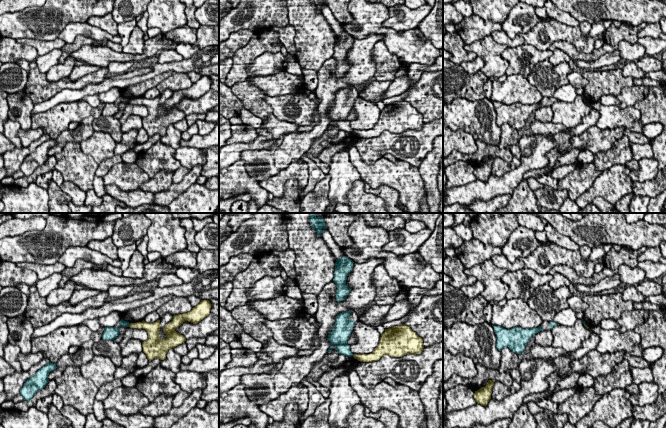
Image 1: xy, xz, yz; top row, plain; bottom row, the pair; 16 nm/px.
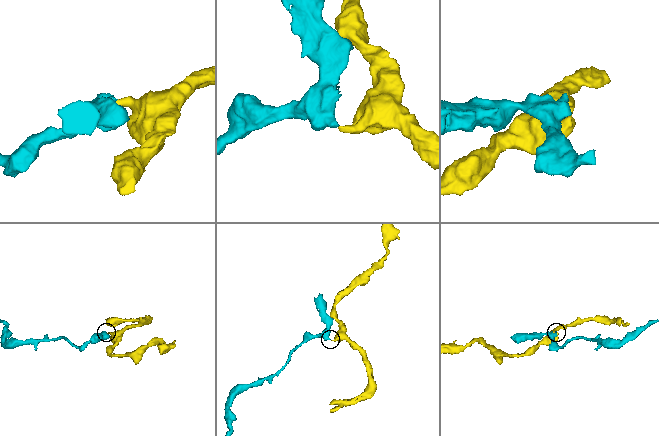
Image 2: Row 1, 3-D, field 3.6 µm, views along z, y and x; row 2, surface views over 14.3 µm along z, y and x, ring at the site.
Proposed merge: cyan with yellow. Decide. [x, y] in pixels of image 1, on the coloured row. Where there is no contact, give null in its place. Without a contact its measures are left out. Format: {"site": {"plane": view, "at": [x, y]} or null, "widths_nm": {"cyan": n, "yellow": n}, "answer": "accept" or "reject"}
{"site": {"plane": "xy", "at": [129, 324]}, "widths_nm": {"cyan": 100, "yellow": 120}, "answer": "reject"}

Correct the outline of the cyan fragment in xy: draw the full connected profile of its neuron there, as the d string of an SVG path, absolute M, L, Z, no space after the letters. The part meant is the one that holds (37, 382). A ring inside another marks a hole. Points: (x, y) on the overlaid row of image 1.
M48 363L40 368L36 374L28 378L20 390L24 400L31 402L36 392L42 390L49 382L48 375L56 369L56 363Z

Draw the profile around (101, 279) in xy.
M160 258L145 265L142 278L132 279L122 275L117 276L105 269L83 269L70 280L89 289L107 291L110 286L144 286L146 282L155 280L158 275L175 273L176 268L174 264L167 263Z

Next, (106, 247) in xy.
M109 237L102 241L92 240L87 244L87 247L89 249L102 253L110 259L118 258L118 248L113 243L112 237Z

